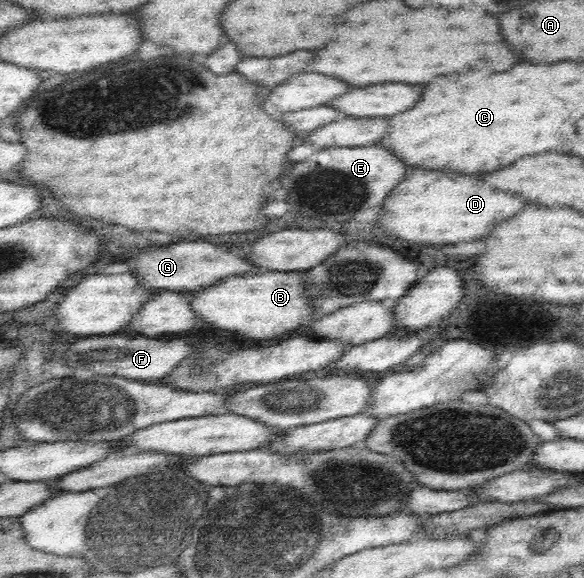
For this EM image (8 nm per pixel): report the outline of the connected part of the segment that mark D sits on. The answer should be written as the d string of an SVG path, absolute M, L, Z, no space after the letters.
M411 167L407 169L405 179L397 184L390 195L384 199L381 207L384 215L377 224L382 225L387 233L396 235L404 241L410 241L410 243L432 243L432 245L464 243L464 241L476 241L476 239L486 237L486 233L490 233L490 229L500 225L502 221L518 215L528 205L528 200L522 196L492 191L492 187L486 185L478 174L455 173L448 169Z

